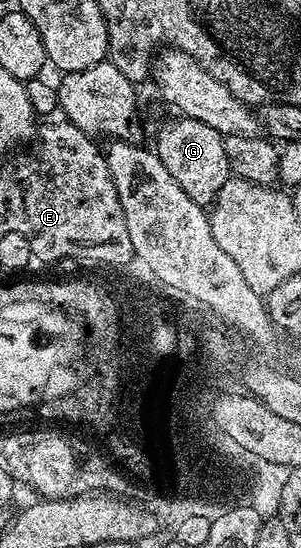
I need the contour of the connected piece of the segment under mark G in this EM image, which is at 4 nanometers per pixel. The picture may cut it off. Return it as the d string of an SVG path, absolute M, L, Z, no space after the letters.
M177 115L174 118L174 121L167 122L157 133L157 145L155 144L157 158L163 163L163 167L167 167L167 171L171 171L171 179L175 179L175 183L179 183L179 187L183 187L183 191L187 191L187 195L195 199L195 203L199 203L202 207L212 206L223 183L227 183L231 176L225 137L219 131L215 131L215 127L199 123L199 119L191 119L184 115Z

